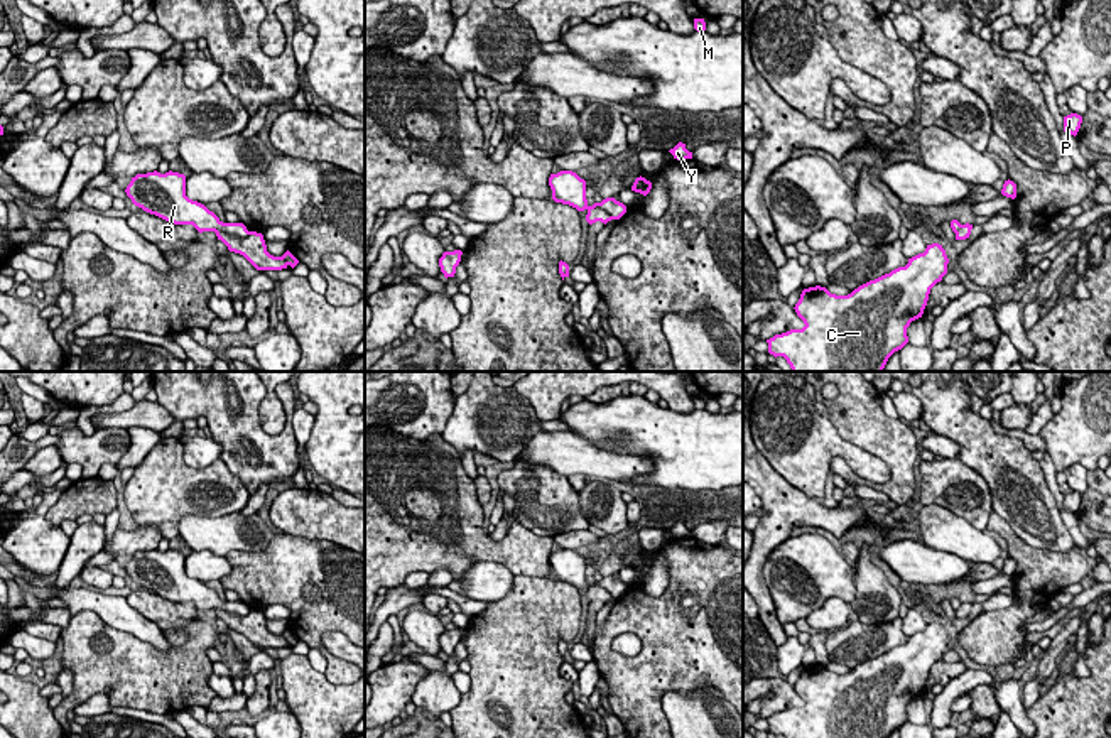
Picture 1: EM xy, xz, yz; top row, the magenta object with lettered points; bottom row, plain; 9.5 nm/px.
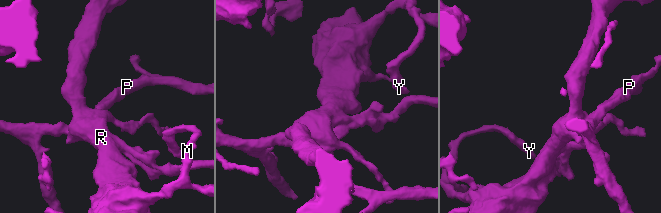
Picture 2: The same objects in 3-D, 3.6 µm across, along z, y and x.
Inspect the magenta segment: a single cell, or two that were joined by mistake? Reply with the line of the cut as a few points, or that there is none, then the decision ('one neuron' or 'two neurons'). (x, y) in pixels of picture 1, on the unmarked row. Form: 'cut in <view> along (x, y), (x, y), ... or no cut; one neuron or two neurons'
cut in xy along (213, 608), (223, 608), (238, 615), (245, 615), (250, 610); two neurons

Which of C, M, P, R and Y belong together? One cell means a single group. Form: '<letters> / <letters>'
C M R / P Y

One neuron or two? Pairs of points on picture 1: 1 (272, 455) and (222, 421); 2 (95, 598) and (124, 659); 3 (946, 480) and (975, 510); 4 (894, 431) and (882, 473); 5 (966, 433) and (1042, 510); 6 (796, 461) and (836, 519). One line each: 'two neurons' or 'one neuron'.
1: one neuron
2: two neurons
3: one neuron
4: two neurons
5: one neuron
6: two neurons

